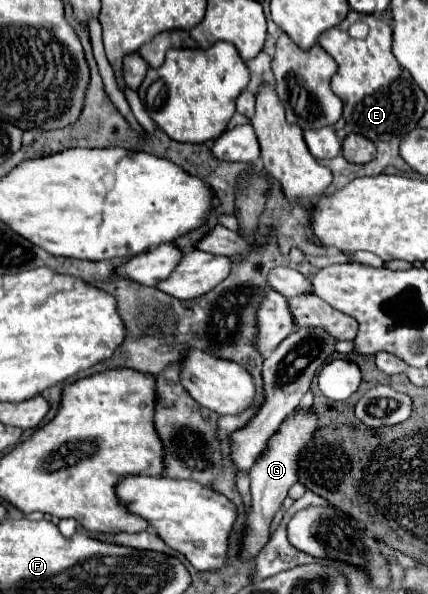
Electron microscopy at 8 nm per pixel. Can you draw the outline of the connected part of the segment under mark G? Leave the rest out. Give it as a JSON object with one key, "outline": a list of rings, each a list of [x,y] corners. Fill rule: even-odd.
{"outline":[[[300,407],[292,415],[284,419],[284,423],[278,427],[278,431],[270,437],[266,443],[266,449],[258,455],[256,463],[250,469],[250,479],[252,479],[252,515],[248,517],[246,525],[246,535],[244,535],[244,559],[256,557],[260,549],[268,543],[270,539],[270,521],[282,501],[288,495],[288,489],[298,481],[298,461],[300,453],[312,443],[312,437],[316,437],[320,425],[318,425],[318,415],[314,413],[312,407]]]}

